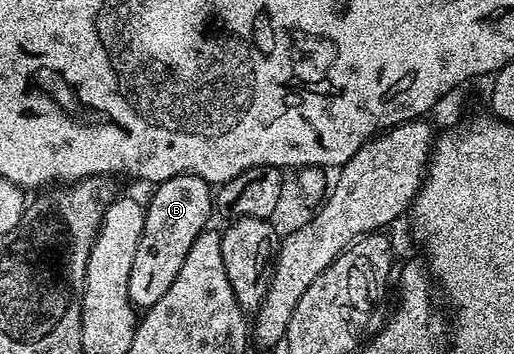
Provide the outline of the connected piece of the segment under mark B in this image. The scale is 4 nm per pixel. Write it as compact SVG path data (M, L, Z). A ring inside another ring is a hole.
M180 174L176 178L168 178L163 184L157 185L150 196L150 204L145 205L146 217L144 230L140 234L140 242L132 258L132 270L128 270L128 298L135 309L145 310L156 306L160 298L164 298L168 286L176 282L176 274L180 274L180 266L184 266L184 258L188 258L188 250L192 250L192 242L200 233L207 231L212 212L212 188L203 182L199 176Z

